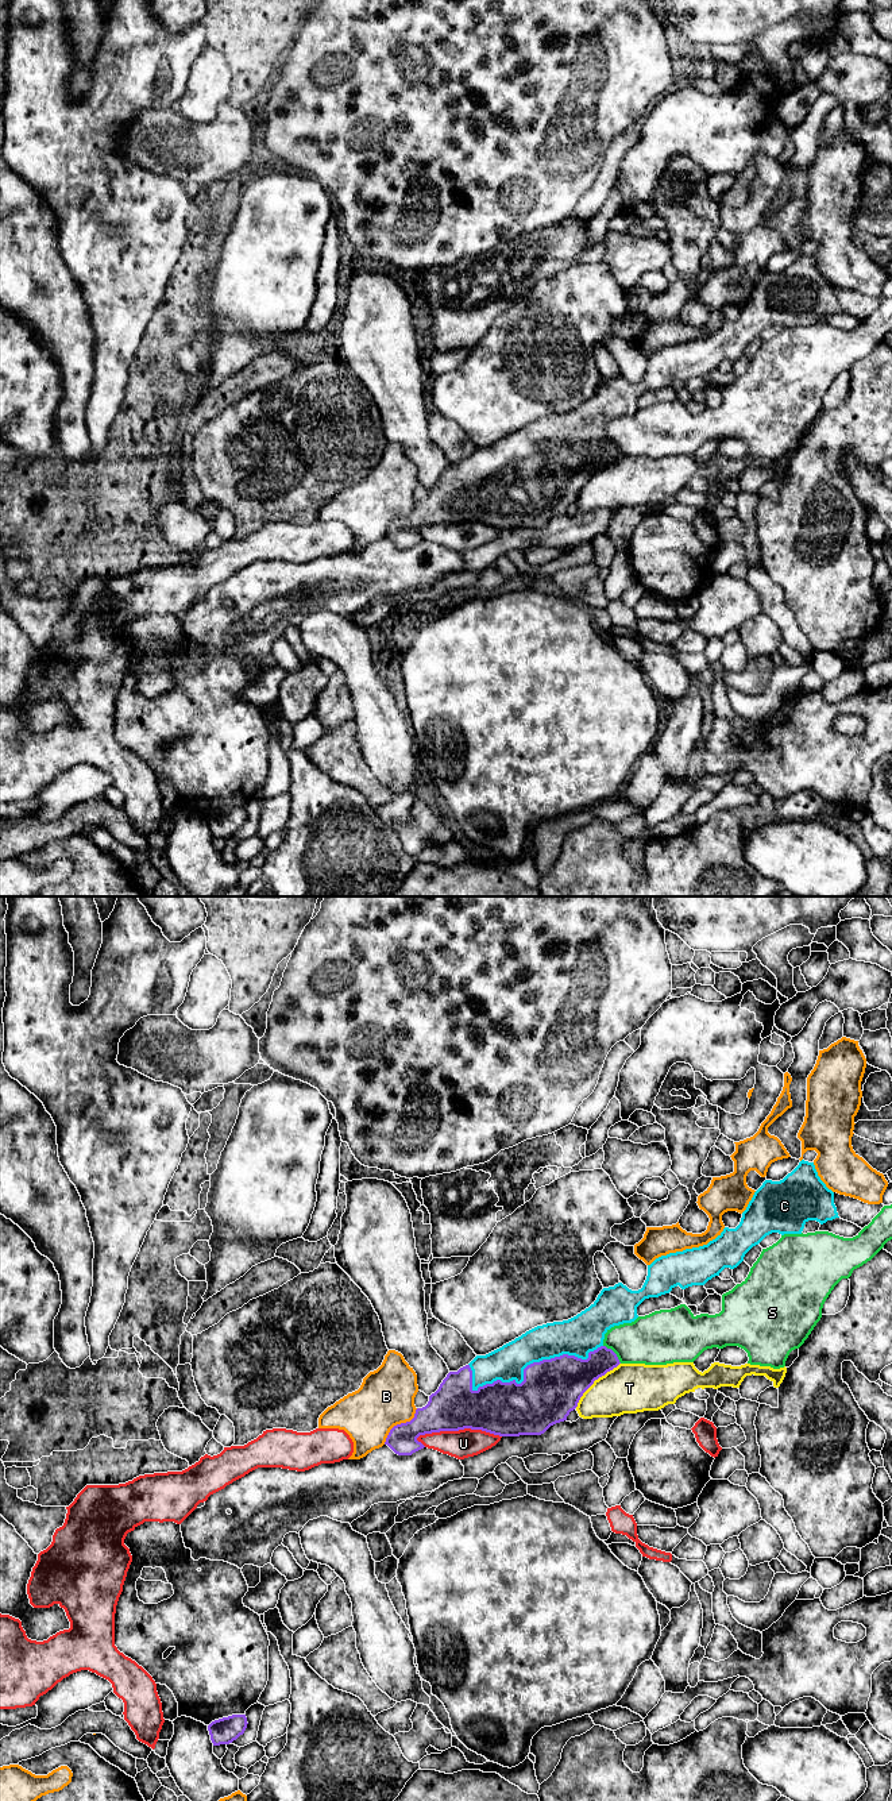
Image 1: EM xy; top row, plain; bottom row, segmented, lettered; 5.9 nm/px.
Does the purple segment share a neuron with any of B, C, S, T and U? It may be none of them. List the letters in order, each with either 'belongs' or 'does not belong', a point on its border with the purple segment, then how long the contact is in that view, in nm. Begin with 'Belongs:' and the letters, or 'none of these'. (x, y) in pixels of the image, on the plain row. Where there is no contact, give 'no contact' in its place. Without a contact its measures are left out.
Belongs: C
B: does not belong; contact xy (398, 517); length 300 nm
C: belongs; contact xy (533, 455); length 850 nm
S: does not belong; contact xy (614, 446); length 160 nm
T: does not belong; contact xy (594, 473); length 380 nm
U: does not belong; contact xy (458, 523); length 500 nm

